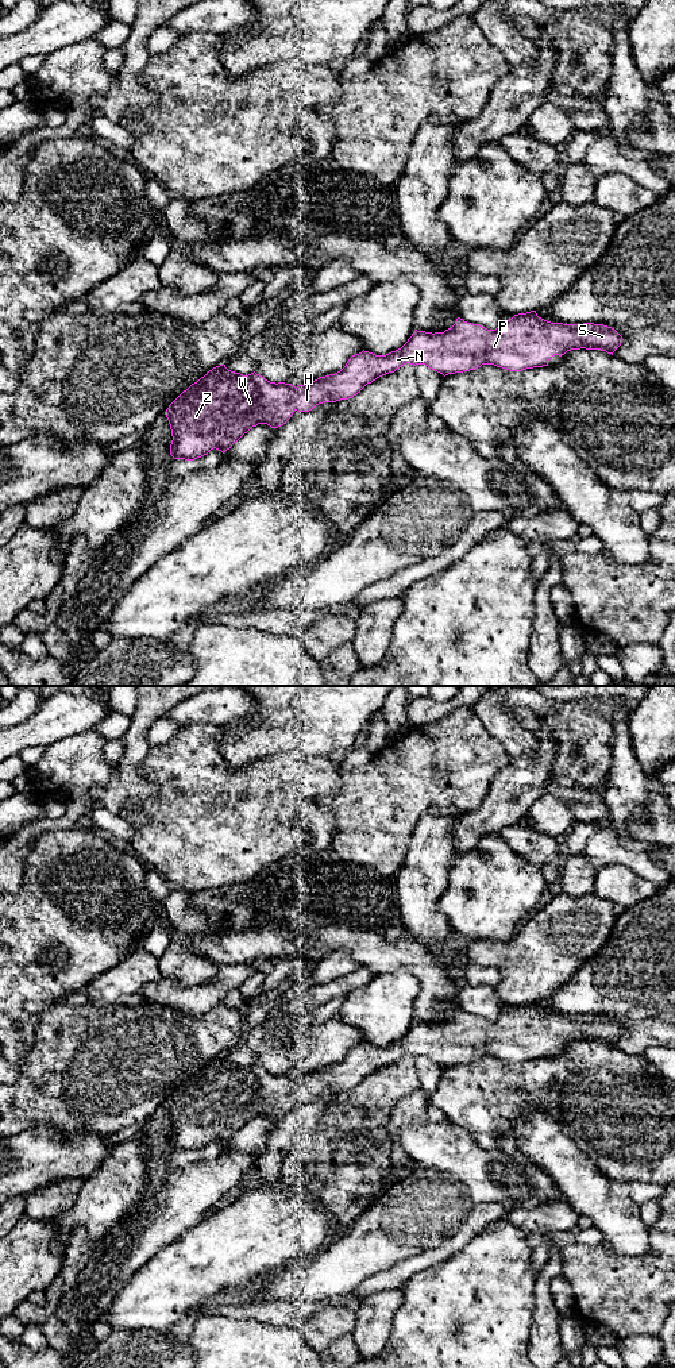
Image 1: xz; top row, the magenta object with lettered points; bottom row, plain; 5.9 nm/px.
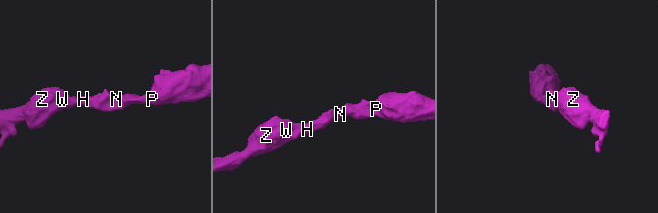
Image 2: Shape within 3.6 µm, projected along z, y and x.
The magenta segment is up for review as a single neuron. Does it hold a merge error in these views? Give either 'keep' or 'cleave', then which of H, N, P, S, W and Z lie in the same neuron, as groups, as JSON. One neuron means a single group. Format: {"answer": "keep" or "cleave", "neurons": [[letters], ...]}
{"answer": "keep", "neurons": [["H", "N", "P", "S", "W", "Z"]]}

